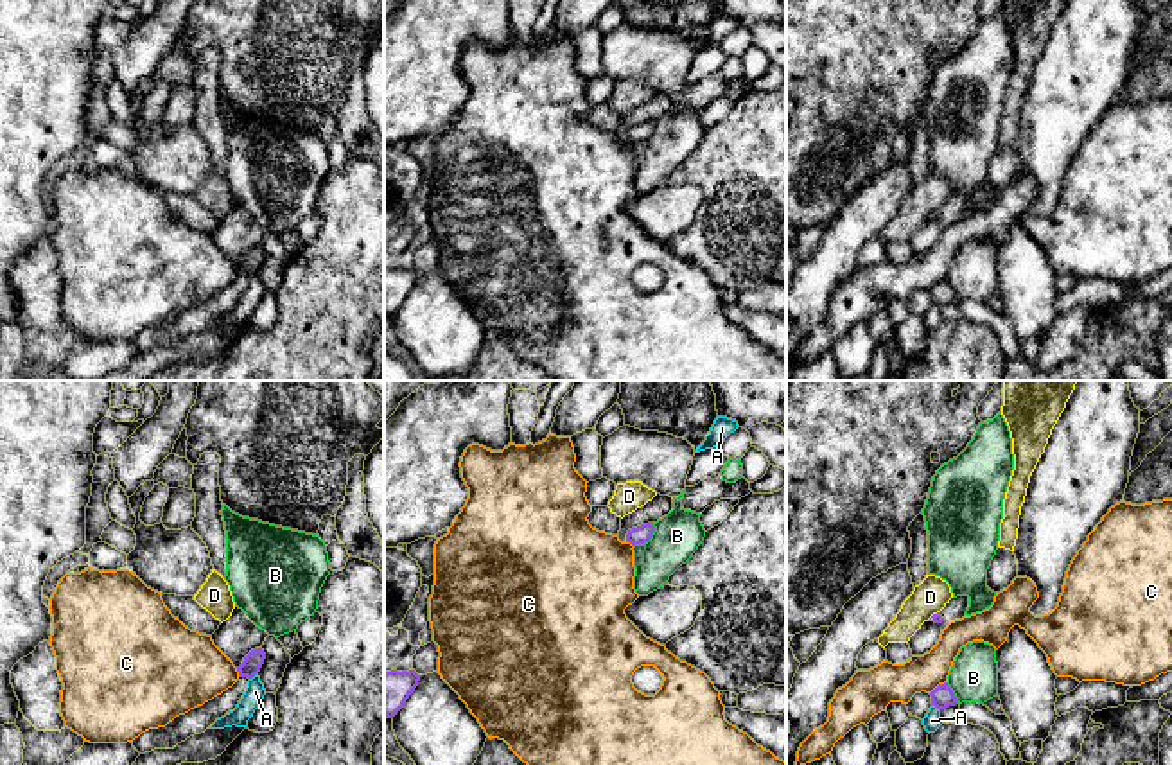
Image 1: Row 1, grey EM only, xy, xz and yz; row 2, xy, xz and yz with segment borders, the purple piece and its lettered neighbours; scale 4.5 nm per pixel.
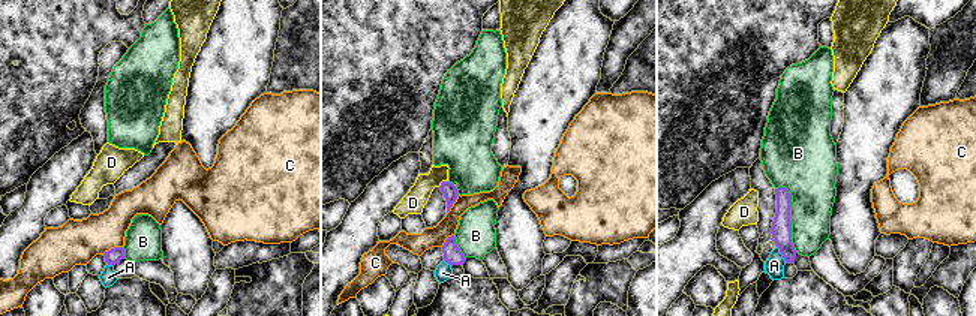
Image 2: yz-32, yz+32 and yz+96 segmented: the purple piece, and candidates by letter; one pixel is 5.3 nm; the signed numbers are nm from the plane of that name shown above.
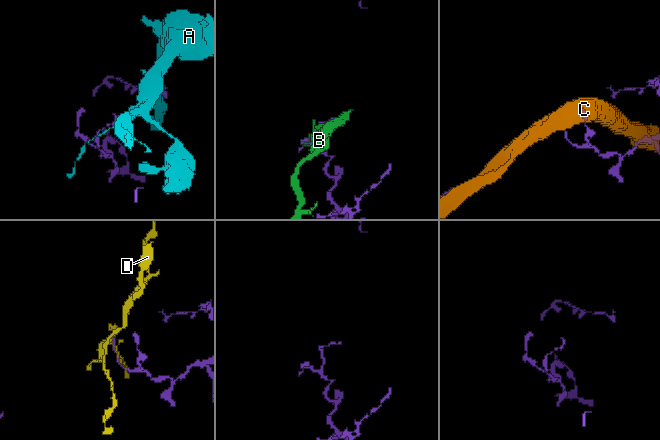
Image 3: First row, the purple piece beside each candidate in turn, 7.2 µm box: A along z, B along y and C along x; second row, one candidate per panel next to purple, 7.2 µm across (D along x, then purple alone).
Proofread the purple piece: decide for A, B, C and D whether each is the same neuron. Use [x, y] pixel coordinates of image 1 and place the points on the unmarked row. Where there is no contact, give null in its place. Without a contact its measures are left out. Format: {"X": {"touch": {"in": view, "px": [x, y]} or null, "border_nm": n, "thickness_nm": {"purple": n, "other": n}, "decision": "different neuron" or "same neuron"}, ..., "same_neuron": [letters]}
{"A": {"touch": {"in": "xy", "px": [253, 273]}, "border_nm": 50, "thickness_nm": {"purple": 90, "other": 90}, "decision": "different neuron"}, "B": {"touch": {"in": "xz", "px": [648, 137]}, "border_nm": 140, "thickness_nm": {"purple": 80, "other": 220}, "decision": "different neuron"}, "C": {"touch": {"in": "yz", "px": [937, 284]}, "border_nm": 100, "thickness_nm": {"purple": 100, "other": 180}, "decision": "different neuron"}, "D": {"touch": {"in": "yz", "px": [934, 212]}, "border_nm": 50, "thickness_nm": {"purple": 50, "other": 160}, "decision": "different neuron"}, "same_neuron": []}

